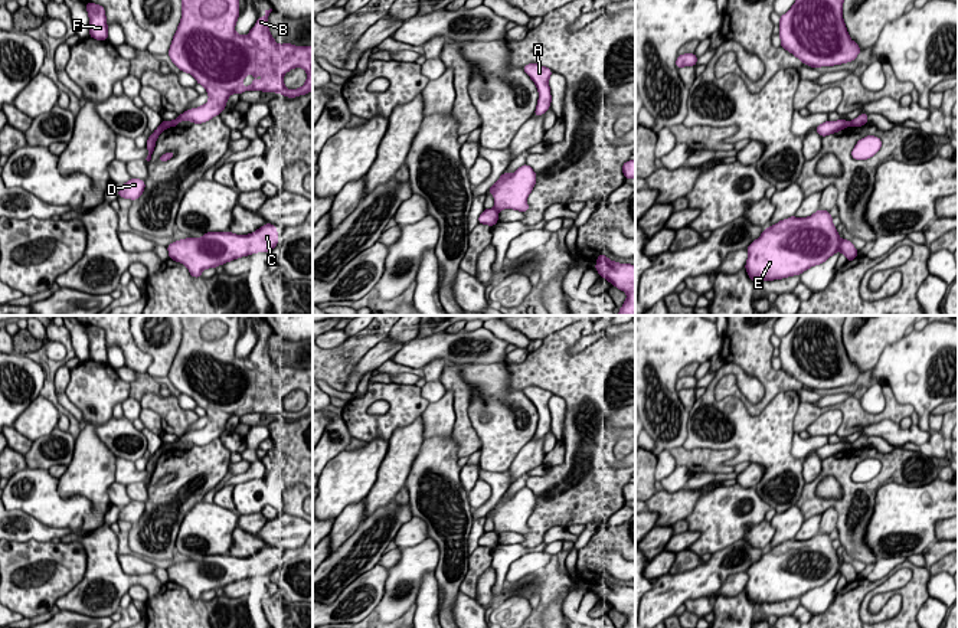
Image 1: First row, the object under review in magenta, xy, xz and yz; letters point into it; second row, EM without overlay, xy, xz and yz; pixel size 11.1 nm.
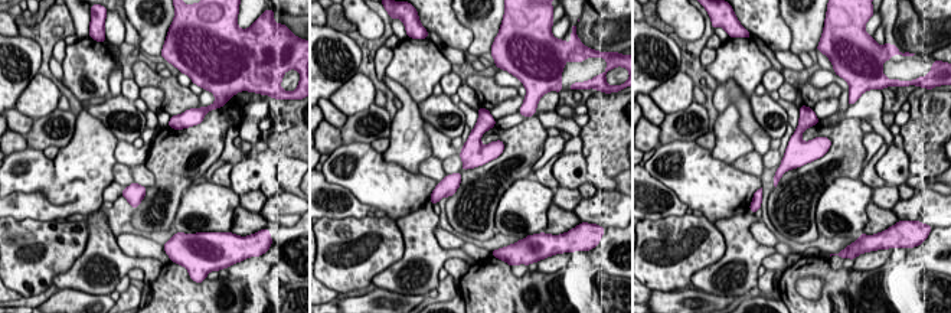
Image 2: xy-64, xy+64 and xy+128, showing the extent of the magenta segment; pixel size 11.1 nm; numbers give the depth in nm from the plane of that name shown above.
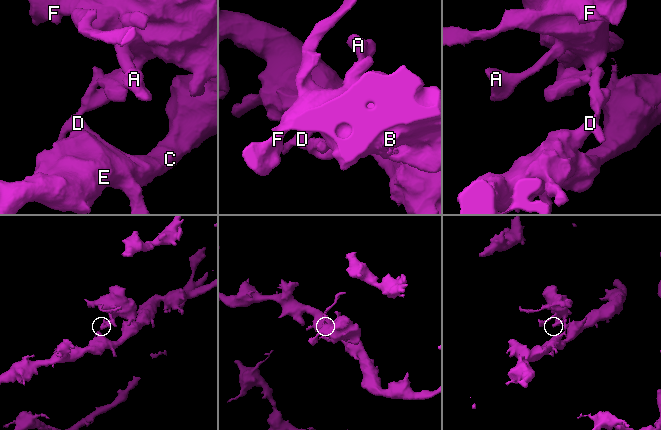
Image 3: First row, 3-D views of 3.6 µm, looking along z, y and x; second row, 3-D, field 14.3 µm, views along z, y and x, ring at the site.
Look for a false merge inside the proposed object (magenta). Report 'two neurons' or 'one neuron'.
two neurons

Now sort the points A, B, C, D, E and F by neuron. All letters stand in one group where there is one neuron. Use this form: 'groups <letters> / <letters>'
groups A B F / C D E

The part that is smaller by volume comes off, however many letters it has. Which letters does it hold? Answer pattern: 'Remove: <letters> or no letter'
Remove: A, B, F

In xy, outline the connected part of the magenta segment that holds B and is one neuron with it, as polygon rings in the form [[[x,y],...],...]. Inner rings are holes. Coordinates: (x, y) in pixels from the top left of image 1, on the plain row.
[[[180,315],[180,320],[182,343],[167,377],[206,411],[209,423],[186,432],[173,442],[173,449],[180,444],[212,442],[226,431],[232,416],[262,413],[295,421],[313,413],[313,369],[278,367],[268,351],[272,331],[242,359],[235,354],[239,315]],[[294,390],[303,390],[307,403],[298,412],[287,412],[284,398]]]

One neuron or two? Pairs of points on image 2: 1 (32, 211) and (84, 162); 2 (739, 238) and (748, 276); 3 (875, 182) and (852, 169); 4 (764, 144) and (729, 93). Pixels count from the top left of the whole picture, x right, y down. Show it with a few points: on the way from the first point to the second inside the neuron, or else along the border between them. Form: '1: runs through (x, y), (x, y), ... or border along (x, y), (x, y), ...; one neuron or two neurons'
1: runs through (54, 211), (77, 206), (88, 195), (88, 183); one neuron
2: runs through (741, 247), (742, 267); one neuron
3: border along (863, 168), (858, 178); two neurons
4: runs through (754, 131), (747, 123), (742, 106); one neuron

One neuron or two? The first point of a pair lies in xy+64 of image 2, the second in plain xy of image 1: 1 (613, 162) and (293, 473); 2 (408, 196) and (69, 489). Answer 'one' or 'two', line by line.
1: one
2: two

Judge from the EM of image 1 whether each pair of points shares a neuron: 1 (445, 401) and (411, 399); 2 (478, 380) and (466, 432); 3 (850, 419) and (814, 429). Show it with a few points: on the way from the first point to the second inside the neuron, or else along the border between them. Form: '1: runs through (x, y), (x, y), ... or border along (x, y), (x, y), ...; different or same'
1: border along (430, 404), (419, 415); different
2: border along (468, 385), (468, 419), (480, 450); different
3: border along (843, 414), (836, 409), (827, 409), (807, 428); different

